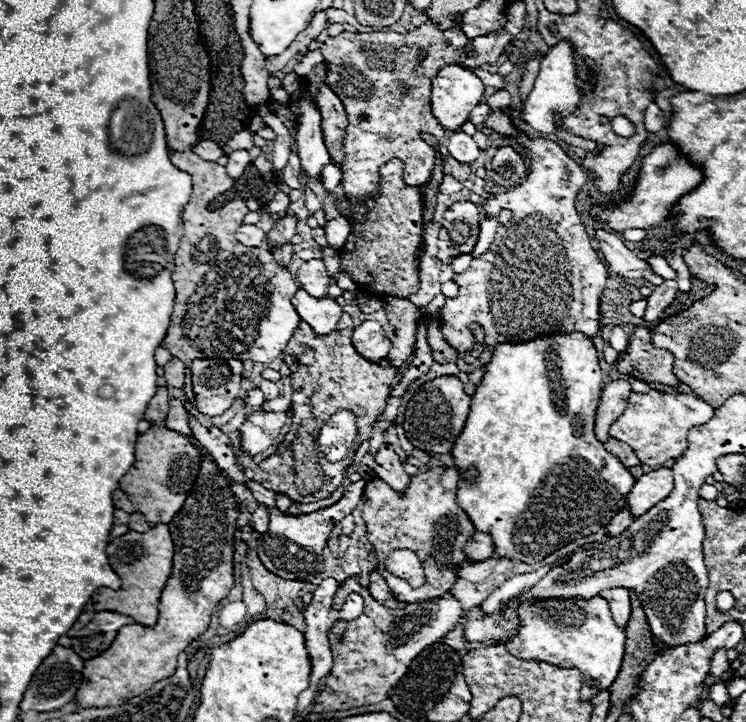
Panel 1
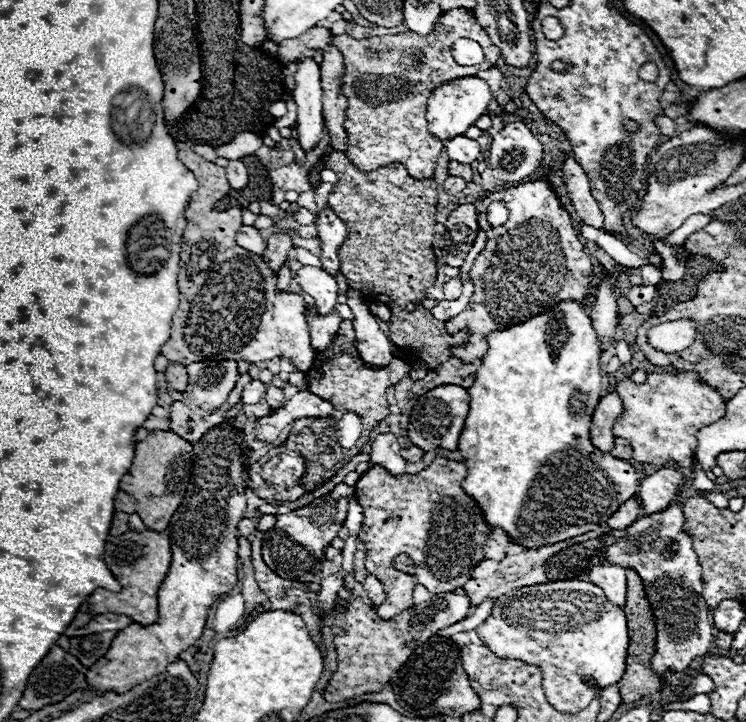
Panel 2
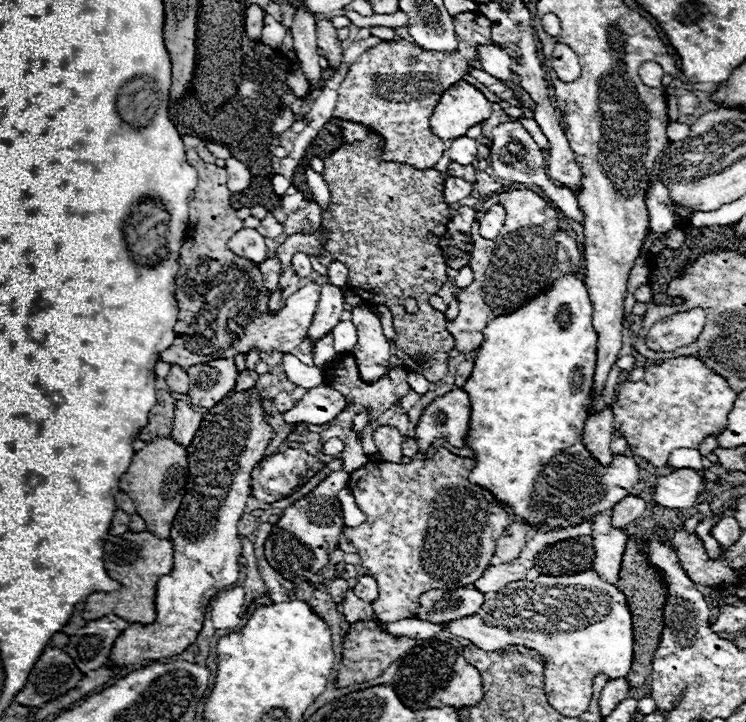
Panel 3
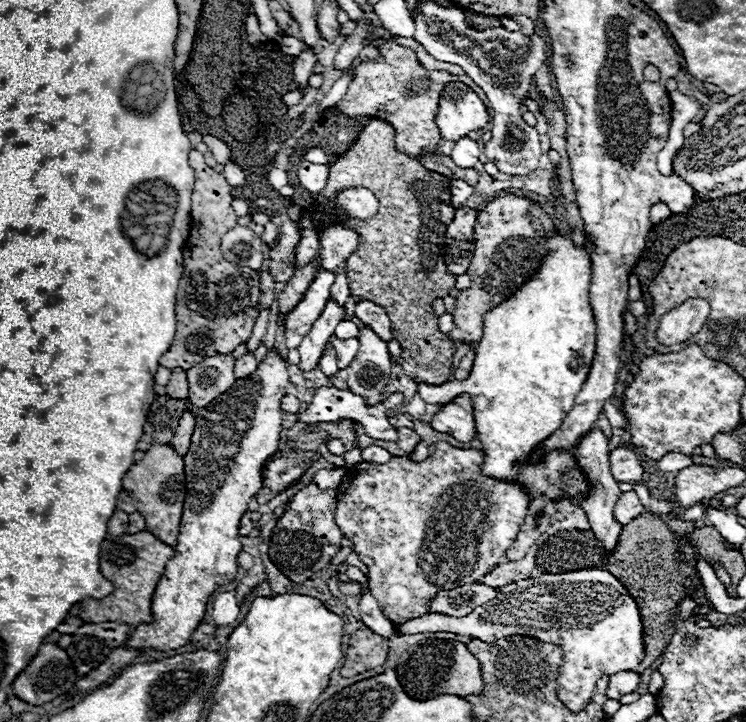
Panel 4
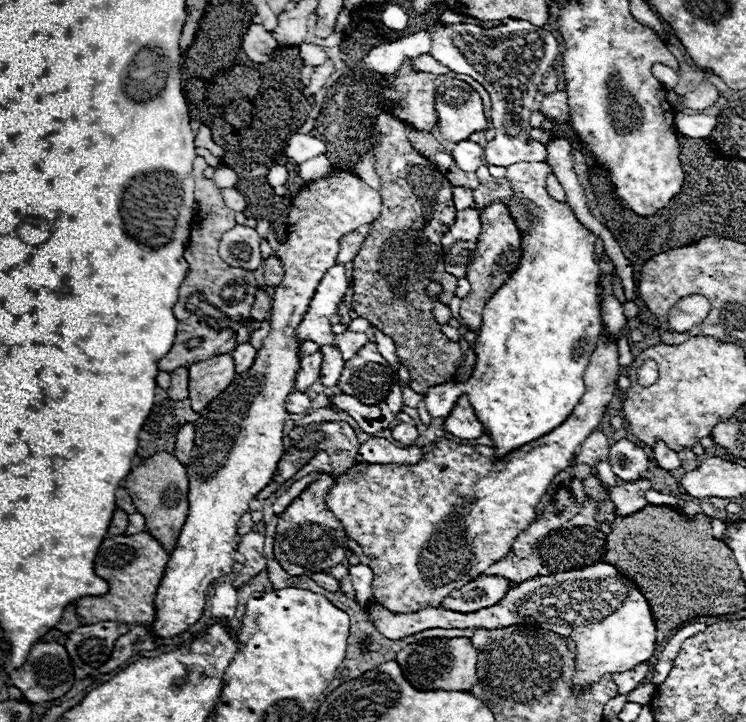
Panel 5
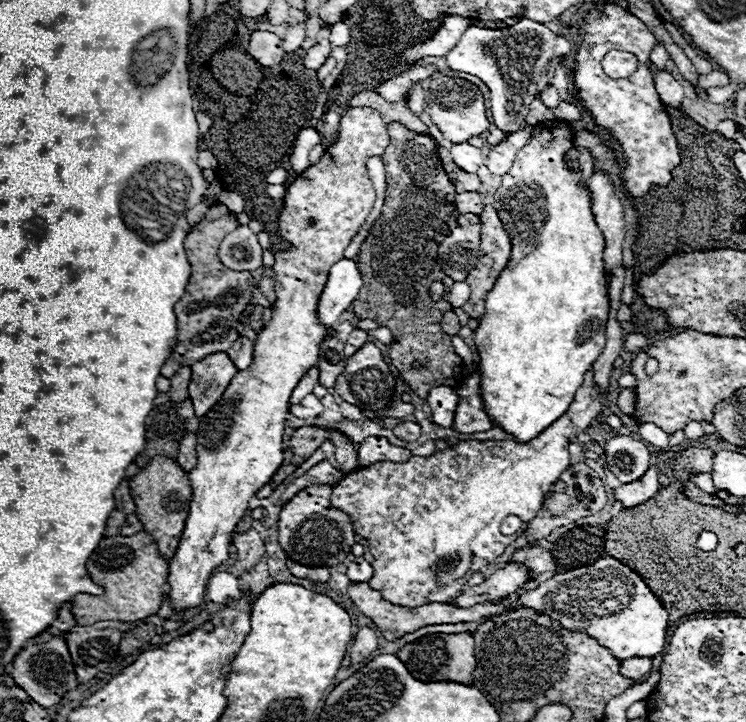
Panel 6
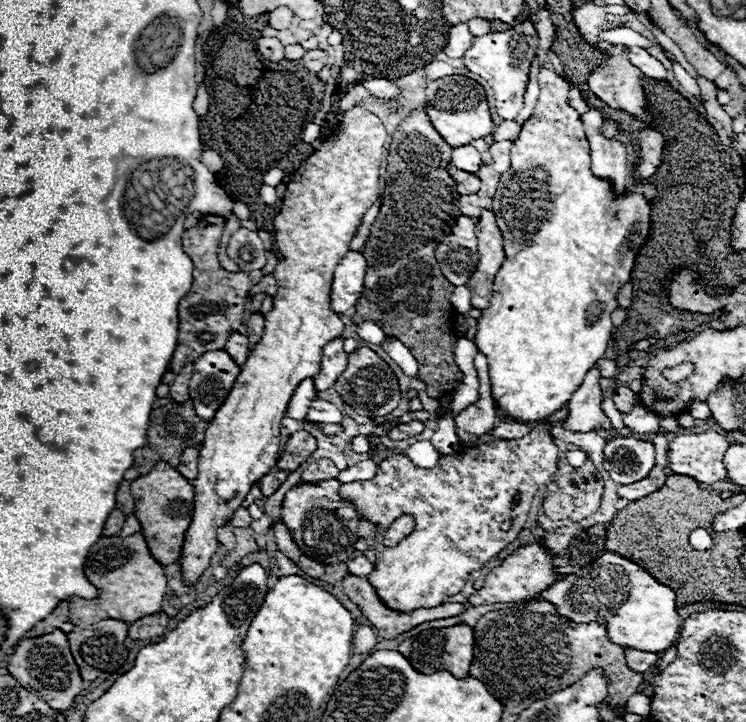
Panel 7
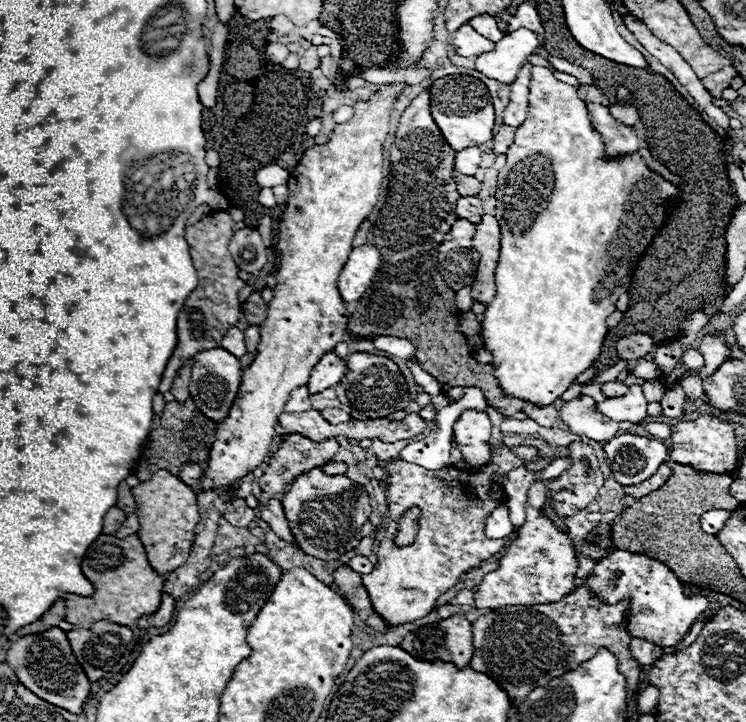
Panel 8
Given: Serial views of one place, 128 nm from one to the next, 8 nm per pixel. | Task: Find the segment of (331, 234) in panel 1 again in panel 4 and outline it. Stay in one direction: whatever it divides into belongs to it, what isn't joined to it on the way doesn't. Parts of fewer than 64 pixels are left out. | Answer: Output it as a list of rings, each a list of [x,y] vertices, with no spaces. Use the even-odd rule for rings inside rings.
[[[302,160],[300,162],[300,168],[298,168],[298,178],[300,178],[300,184],[312,192],[312,194],[318,194],[324,190],[326,186],[326,180],[328,180],[328,166],[326,164],[312,164],[308,160]],[[336,274],[336,282],[332,284],[332,298],[336,298],[338,306],[346,306],[348,298],[350,298],[350,290],[348,290],[348,280],[344,274]]]

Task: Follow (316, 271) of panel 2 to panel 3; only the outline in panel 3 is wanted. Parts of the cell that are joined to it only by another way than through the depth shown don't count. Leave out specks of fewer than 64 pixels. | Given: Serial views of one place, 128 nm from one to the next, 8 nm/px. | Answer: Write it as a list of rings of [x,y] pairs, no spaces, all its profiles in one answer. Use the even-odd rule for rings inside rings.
[[[296,252],[292,258],[292,266],[294,266],[294,274],[304,278],[312,274],[312,264],[310,264],[310,256],[306,252]],[[328,284],[322,290],[320,302],[318,302],[318,310],[314,314],[312,326],[308,328],[308,338],[312,340],[312,344],[316,340],[320,340],[322,336],[330,334],[332,328],[340,322],[340,316],[344,312],[344,294],[340,288]]]

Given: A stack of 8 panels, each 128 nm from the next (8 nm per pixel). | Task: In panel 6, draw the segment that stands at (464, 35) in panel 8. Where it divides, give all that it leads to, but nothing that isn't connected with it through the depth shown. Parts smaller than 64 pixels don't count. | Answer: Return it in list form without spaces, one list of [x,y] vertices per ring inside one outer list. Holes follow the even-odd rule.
[[[444,16],[444,22],[440,26],[440,30],[422,44],[416,44],[414,48],[408,48],[400,58],[394,58],[386,64],[396,64],[396,60],[404,60],[404,62],[416,62],[424,56],[446,56],[460,40],[460,36],[464,34],[464,30],[470,26],[468,18],[462,16]]]

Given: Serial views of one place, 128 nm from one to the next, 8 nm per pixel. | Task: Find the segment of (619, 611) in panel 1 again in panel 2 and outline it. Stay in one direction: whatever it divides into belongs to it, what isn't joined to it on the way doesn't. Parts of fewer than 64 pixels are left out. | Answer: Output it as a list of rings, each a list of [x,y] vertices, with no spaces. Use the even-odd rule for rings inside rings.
[[[602,554],[600,564],[594,564],[590,570],[590,580],[604,590],[608,600],[612,600],[618,606],[624,606],[626,602],[626,570],[622,566],[610,564],[608,558]]]

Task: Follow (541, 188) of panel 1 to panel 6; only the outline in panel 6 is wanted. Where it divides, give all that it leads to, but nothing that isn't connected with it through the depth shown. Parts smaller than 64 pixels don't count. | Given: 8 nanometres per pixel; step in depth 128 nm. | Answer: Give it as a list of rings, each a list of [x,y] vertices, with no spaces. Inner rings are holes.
[[[492,204],[484,206],[484,210],[482,210],[482,214],[480,214],[480,236],[482,236],[480,258],[478,258],[478,262],[476,262],[476,268],[470,270],[470,274],[468,274],[468,278],[466,278],[466,284],[470,286],[472,294],[470,294],[470,300],[462,306],[464,312],[466,312],[468,316],[472,316],[472,318],[482,318],[482,314],[484,314],[484,310],[486,310],[486,306],[484,306],[486,296],[488,296],[488,292],[494,288],[496,278],[500,276],[500,272],[504,270],[504,266],[506,266],[508,260],[510,260],[510,248],[512,248],[512,246],[510,246],[510,238],[508,238],[508,234],[504,232],[502,222],[500,222],[500,218],[498,218],[498,212],[496,212],[496,208],[494,208]]]

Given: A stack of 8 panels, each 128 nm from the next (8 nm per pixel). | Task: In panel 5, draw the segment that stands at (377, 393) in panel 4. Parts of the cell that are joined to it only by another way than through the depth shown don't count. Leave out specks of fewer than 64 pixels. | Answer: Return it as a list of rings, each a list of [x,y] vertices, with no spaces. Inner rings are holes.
[[[374,342],[364,344],[356,358],[346,362],[338,388],[364,404],[380,404],[388,396],[392,388],[392,370]]]

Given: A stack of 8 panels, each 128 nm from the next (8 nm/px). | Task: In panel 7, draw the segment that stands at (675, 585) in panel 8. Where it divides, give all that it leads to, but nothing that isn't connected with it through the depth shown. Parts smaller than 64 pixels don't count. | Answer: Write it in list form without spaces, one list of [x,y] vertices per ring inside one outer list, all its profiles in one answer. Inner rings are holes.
[[[606,552],[576,574],[564,576],[540,600],[552,602],[562,616],[574,622],[604,622],[612,642],[624,648],[662,652],[674,646],[680,634],[682,622],[676,608],[676,592],[660,584],[642,566],[614,552]]]

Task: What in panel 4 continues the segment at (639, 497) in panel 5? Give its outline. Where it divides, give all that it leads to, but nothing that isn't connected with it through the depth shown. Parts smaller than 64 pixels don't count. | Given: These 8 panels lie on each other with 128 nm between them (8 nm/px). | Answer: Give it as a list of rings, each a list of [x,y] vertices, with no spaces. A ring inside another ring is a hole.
[[[634,490],[622,492],[622,494],[620,494],[620,500],[618,500],[618,504],[616,504],[616,510],[614,510],[616,520],[618,520],[620,524],[628,524],[628,522],[632,522],[632,518],[636,518],[638,514],[646,512],[646,508],[640,500],[638,500],[638,496],[636,496]]]

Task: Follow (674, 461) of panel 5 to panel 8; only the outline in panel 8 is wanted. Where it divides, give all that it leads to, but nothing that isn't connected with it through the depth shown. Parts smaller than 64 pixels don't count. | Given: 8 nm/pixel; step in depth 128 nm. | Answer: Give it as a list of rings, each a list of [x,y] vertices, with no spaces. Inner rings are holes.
[[[632,384],[628,386],[628,392],[624,396],[618,398],[606,398],[604,402],[596,404],[596,412],[616,420],[616,422],[632,422],[632,424],[640,424],[646,420],[646,398],[642,394],[642,386],[640,384]]]

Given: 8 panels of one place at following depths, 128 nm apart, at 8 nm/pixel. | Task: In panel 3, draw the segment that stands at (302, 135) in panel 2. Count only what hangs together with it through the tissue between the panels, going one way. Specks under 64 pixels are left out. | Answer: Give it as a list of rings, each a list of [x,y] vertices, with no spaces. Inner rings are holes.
[[[300,2],[296,4],[296,14],[290,30],[294,36],[294,48],[296,48],[296,56],[300,60],[302,72],[314,84],[314,90],[322,90],[324,84],[320,84],[322,68],[318,64],[320,50],[316,44],[316,16],[308,12],[308,8]]]

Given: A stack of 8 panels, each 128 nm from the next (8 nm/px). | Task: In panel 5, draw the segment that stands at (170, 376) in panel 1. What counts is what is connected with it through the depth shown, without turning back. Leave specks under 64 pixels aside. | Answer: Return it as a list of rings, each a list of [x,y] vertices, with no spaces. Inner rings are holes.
[[[176,368],[170,376],[172,376],[172,384],[168,388],[170,398],[188,398],[188,368]]]

